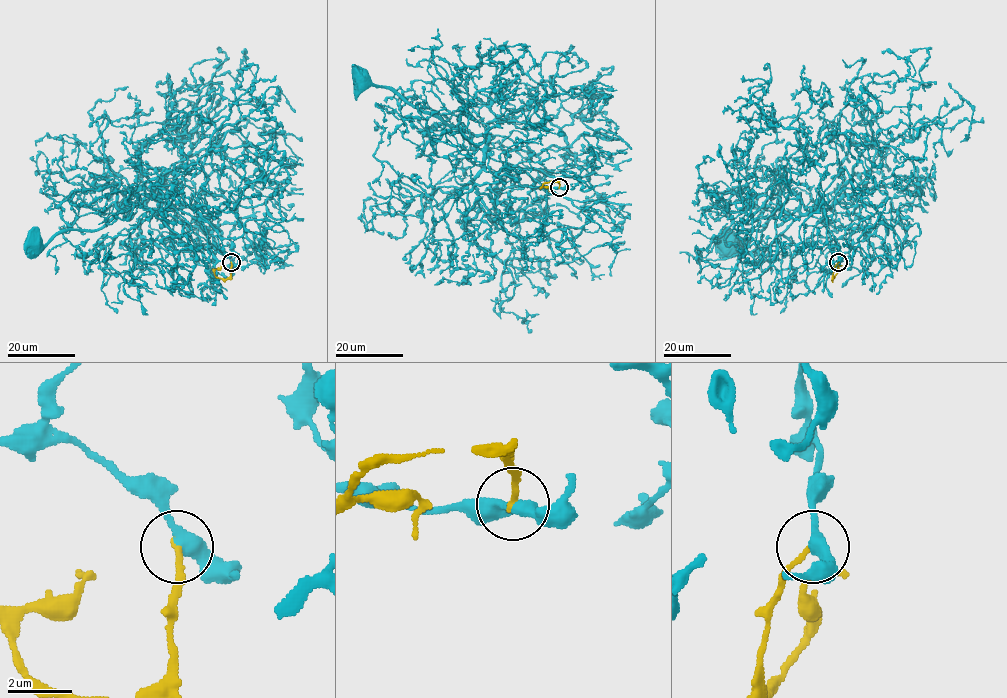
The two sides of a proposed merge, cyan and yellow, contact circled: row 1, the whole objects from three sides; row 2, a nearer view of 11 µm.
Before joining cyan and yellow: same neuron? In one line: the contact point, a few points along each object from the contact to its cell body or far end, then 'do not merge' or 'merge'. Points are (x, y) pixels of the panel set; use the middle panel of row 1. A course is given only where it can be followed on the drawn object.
place (559, 187); course cyan (559, 187), (521, 186), (506, 170), (487, 171), (486, 136), (449, 127), (387, 88), (361, 79); course yellow (559, 187), (559, 182), (546, 182), (542, 186), (549, 186), (549, 191); merge

